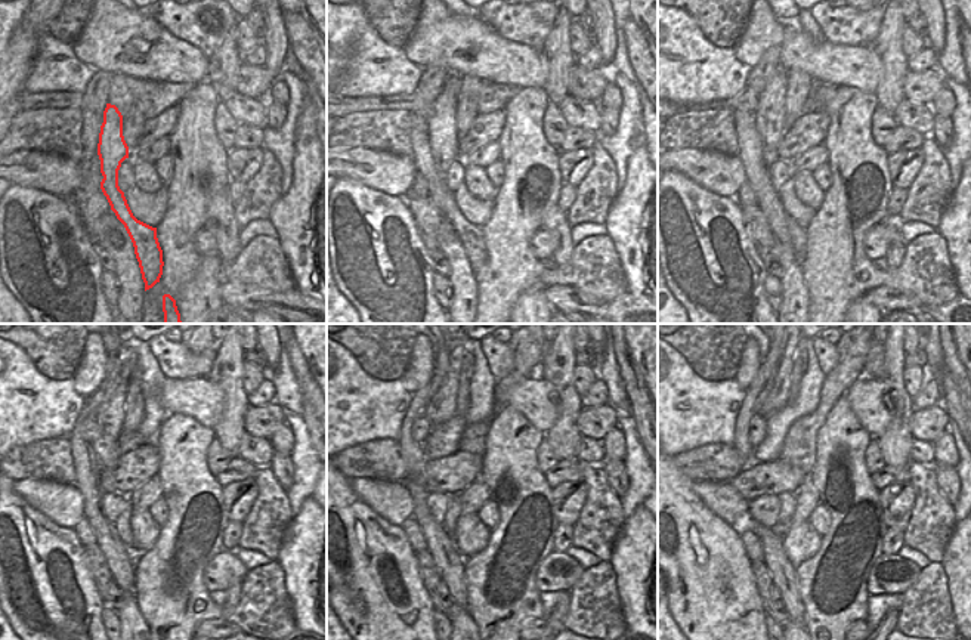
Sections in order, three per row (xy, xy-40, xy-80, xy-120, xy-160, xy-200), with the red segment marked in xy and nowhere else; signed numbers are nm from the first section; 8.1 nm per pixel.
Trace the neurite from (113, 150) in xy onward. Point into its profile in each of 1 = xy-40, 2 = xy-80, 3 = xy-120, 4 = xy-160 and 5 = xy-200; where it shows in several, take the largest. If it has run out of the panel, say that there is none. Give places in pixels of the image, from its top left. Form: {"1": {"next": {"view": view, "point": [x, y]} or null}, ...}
{"1": {"next": {"view": "xy-40", "point": [444, 138]}}, "2": {"next": {"view": "xy-80", "point": [770, 113]}}, "3": {"next": {"view": "xy-120", "point": [110, 416]}}, "4": {"next": {"view": "xy-160", "point": [441, 408]}}, "5": {"next": {"view": "xy-200", "point": [778, 398]}}}

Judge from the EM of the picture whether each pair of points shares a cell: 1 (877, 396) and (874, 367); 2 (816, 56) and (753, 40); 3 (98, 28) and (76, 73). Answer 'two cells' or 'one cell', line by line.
1: two cells
2: one cell
3: two cells

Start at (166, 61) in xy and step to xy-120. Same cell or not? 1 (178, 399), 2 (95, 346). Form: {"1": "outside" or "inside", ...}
{"1": "inside", "2": "inside"}

